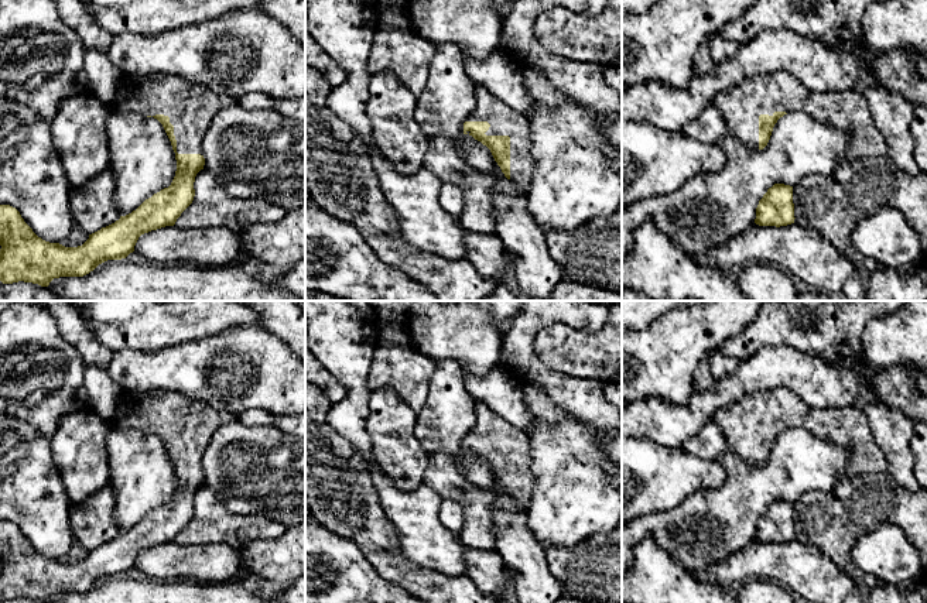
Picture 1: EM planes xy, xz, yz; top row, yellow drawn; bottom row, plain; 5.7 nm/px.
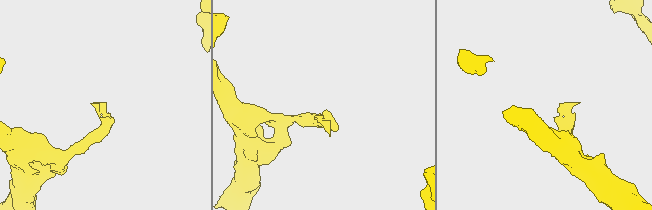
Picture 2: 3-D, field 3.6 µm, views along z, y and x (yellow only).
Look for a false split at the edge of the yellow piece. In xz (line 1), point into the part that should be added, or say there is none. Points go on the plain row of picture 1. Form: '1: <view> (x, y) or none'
1: xz (503, 437)

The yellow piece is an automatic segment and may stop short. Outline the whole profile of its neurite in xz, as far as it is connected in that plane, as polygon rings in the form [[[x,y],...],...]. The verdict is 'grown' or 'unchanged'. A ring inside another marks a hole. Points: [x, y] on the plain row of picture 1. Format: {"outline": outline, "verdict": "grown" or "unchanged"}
{"outline": [[[476,402],[475,410],[476,422],[464,439],[464,450],[486,462],[504,493],[526,511],[534,484],[529,434],[483,402]]], "verdict": "grown"}

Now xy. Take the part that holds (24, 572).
{"outline": [[[122,391],[113,424],[124,429],[140,429],[154,434],[163,441],[177,476],[177,487],[171,501],[146,515],[131,530],[120,532],[114,539],[89,551],[89,555],[78,563],[65,563],[59,559],[42,556],[24,538],[16,524],[0,521],[0,597],[3,600],[24,597],[48,603],[54,595],[83,593],[107,576],[126,575],[134,568],[141,551],[174,542],[181,530],[194,517],[195,493],[205,482],[202,456],[211,436],[223,419],[225,417],[209,404],[177,391]]], "verdict": "grown"}

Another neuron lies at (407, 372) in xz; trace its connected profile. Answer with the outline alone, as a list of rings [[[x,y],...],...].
[[[377,346],[369,371],[369,388],[393,388],[418,414],[427,401],[435,360],[413,347]]]

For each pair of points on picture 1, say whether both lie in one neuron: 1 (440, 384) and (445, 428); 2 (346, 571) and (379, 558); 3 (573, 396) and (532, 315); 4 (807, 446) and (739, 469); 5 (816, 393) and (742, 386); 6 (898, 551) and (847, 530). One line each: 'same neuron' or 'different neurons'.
1: same neuron
2: different neurons
3: same neuron
4: same neuron
5: same neuron
6: different neurons

